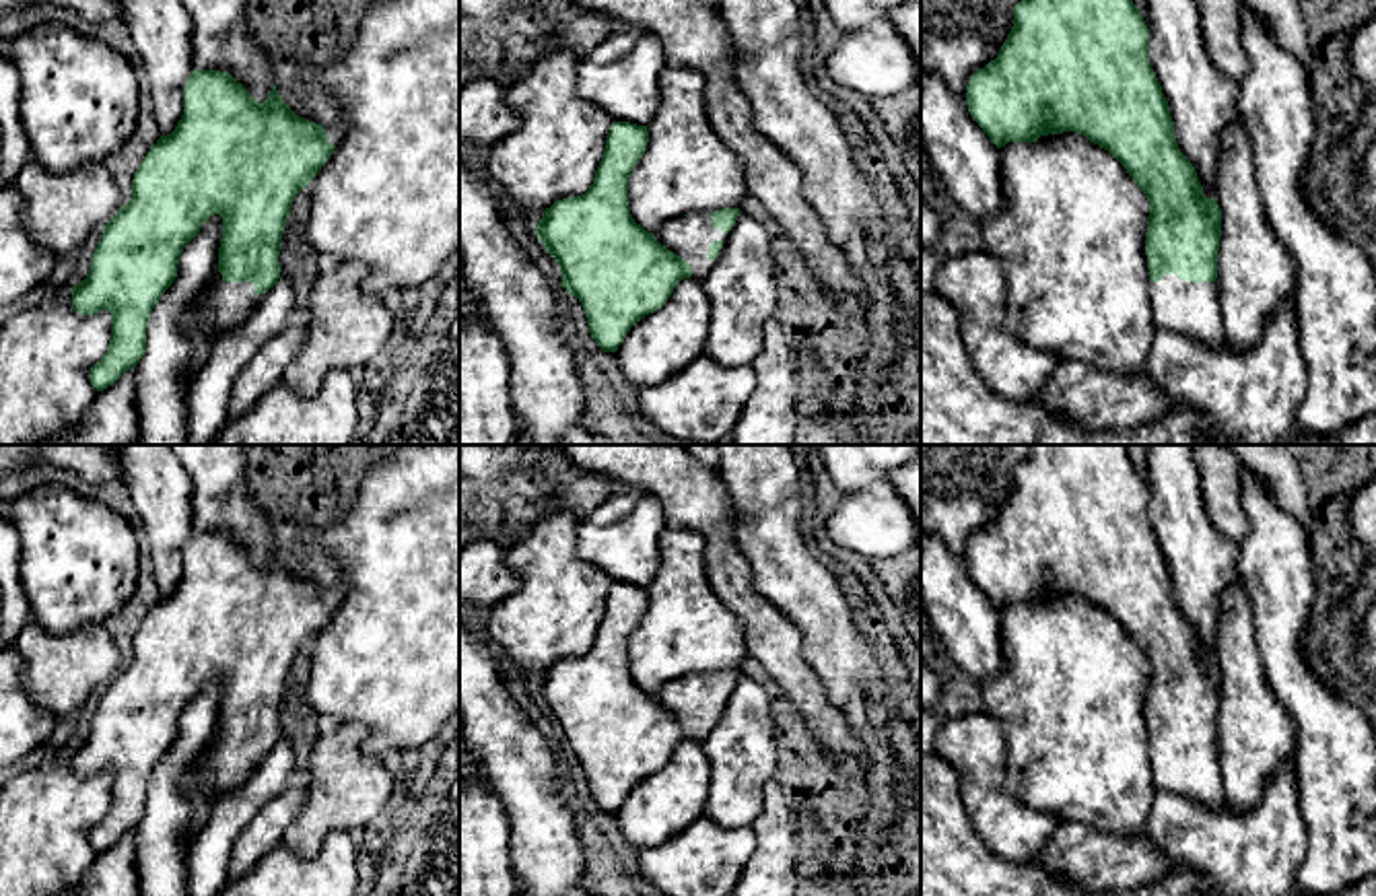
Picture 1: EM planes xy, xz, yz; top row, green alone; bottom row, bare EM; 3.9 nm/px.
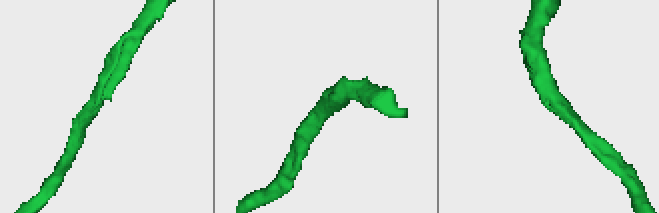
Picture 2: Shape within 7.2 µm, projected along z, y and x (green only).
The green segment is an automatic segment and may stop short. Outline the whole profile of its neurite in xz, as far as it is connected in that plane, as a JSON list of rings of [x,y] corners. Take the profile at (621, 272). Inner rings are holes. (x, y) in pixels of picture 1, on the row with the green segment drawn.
[[[614,122],[593,183],[581,196],[556,200],[536,222],[536,235],[562,270],[560,286],[577,297],[591,338],[604,352],[616,352],[630,328],[661,309],[684,278],[702,278],[723,249],[739,208],[676,216],[655,233],[634,222],[628,206],[628,177],[649,142],[647,126]]]

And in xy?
[[[194,68],[183,87],[181,119],[146,152],[134,173],[130,202],[103,227],[87,278],[72,286],[76,313],[111,313],[109,348],[89,371],[97,395],[76,424],[27,445],[130,445],[140,424],[134,367],[146,352],[150,313],[177,278],[183,247],[210,216],[222,216],[218,272],[194,311],[183,317],[194,342],[194,360],[202,369],[216,336],[239,328],[253,313],[257,297],[278,282],[278,253],[290,206],[334,148],[323,126],[299,117],[282,101],[276,84],[268,99],[257,103],[229,72]]]

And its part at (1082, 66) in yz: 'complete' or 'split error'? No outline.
split error

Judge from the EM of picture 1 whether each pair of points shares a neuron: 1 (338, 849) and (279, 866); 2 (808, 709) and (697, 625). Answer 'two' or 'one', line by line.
1: one
2: two

